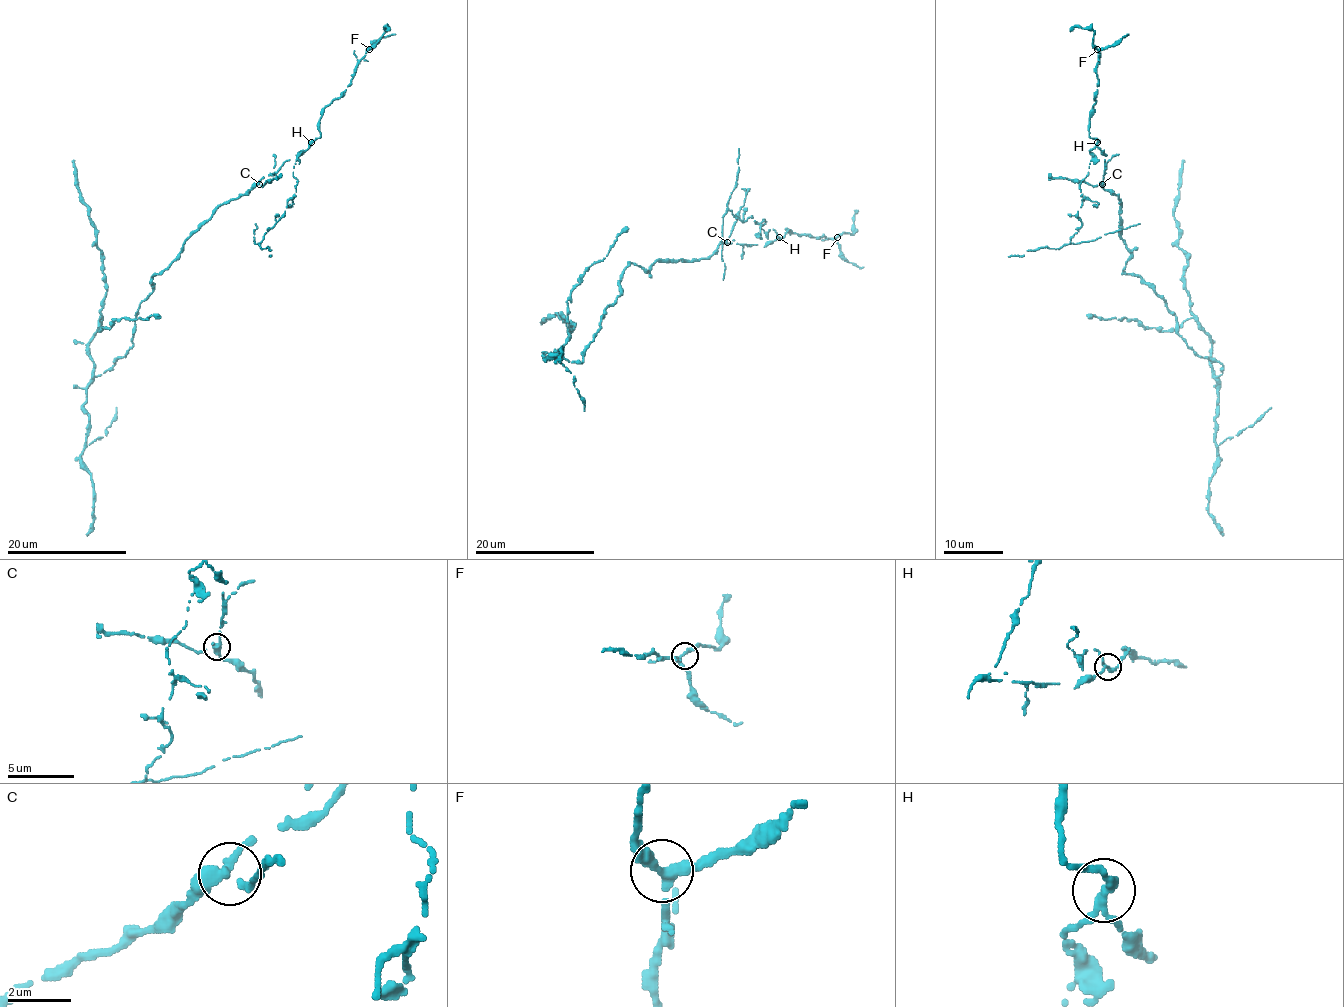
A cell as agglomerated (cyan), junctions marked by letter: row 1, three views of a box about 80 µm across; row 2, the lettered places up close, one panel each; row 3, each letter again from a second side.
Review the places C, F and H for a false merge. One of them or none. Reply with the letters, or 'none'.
H

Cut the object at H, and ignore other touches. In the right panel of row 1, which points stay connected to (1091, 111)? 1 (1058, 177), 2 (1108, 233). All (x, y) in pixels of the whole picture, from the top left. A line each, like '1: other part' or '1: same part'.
1: same part
2: other part

